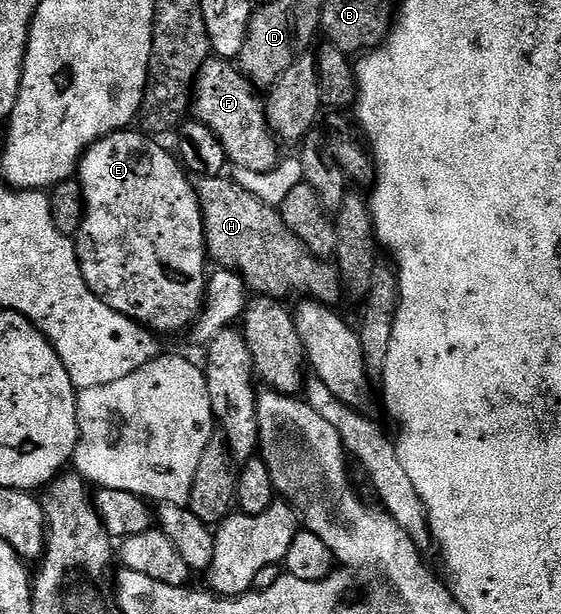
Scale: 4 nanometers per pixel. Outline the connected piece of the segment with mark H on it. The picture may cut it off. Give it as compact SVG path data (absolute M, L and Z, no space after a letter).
M197 178L194 183L204 222L207 258L211 262L213 259L217 268L235 269L243 276L245 288L260 297L284 301L291 291L300 295L296 297L308 297L313 294L312 287L328 290L332 295L341 294L342 284L335 266L328 261L319 265L313 262L314 257L288 227L281 226L280 233L268 240L272 223L280 223L279 210L275 206L267 207L254 192L226 178Z

